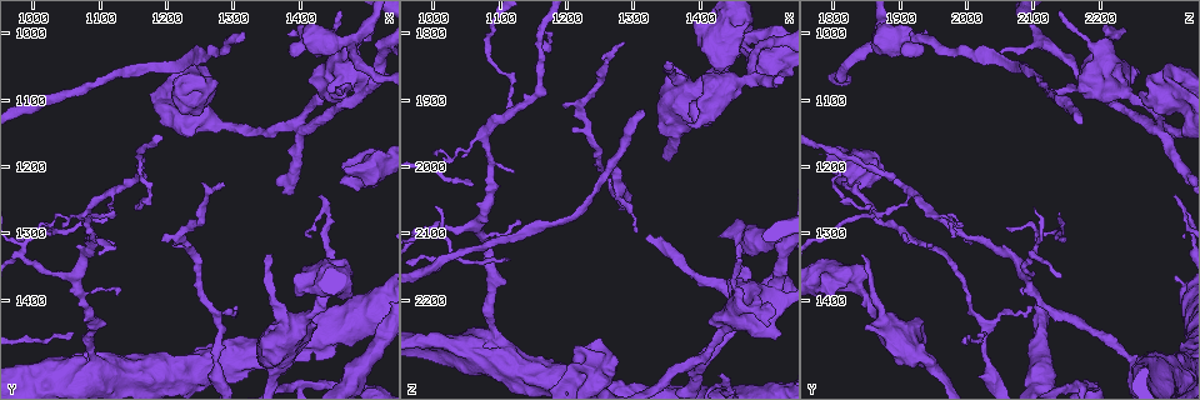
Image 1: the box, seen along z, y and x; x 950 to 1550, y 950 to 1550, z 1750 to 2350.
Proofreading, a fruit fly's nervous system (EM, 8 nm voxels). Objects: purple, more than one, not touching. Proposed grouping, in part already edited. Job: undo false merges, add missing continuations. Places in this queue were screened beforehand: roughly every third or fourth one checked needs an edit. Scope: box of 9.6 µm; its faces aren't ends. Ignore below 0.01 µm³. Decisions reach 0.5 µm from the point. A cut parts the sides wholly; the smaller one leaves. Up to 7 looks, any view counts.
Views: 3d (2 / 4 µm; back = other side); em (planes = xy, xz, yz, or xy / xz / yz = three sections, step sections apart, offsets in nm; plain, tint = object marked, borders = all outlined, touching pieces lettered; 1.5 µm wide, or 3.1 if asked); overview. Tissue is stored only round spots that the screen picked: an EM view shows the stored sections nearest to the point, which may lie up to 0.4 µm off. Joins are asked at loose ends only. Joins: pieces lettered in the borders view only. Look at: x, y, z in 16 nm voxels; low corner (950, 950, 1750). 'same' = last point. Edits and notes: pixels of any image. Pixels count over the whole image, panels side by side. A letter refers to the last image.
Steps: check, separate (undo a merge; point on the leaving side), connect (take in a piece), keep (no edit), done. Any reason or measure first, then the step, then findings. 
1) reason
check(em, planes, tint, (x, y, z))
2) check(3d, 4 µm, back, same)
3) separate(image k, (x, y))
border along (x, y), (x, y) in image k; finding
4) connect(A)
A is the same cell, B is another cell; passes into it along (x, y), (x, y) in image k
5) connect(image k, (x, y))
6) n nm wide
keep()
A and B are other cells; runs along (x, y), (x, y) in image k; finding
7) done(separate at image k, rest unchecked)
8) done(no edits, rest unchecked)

an open end
check(3d, 2 µm, (1465, 1225, 1825))

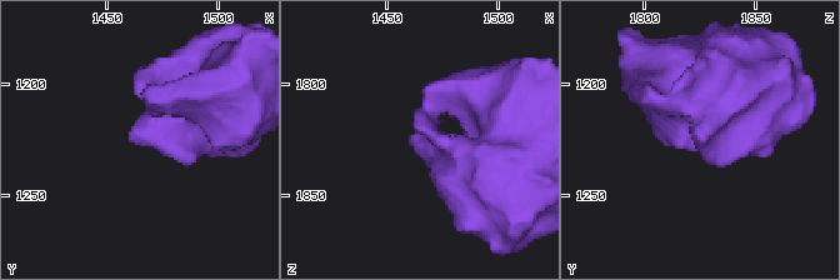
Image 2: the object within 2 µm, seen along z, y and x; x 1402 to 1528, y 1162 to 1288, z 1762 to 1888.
need the tissue
check(em, planes, plain, (1461, 1223, 1823))

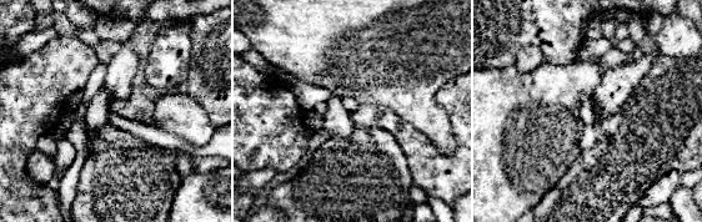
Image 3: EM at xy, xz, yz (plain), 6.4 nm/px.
what lies round it
check(em, planes, borders, same)

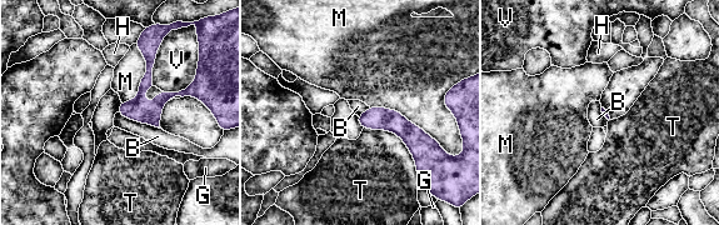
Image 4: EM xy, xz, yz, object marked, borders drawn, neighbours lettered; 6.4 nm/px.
keep()
B, G, H, M, T and V are other cells; border along (118, 111), (160, 129) in image 4; no lettered piece goes on from it

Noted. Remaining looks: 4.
an open end
check(3d, 4 µm, (1310, 1000, 1915))

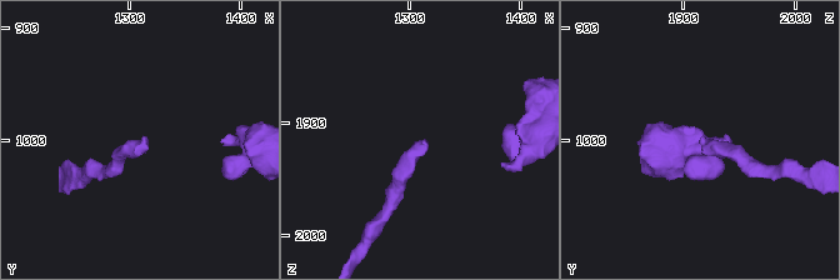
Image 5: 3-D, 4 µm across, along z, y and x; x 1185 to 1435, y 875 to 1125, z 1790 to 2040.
now the EM
check(em, planes, plain, (1314, 1000, 1918))

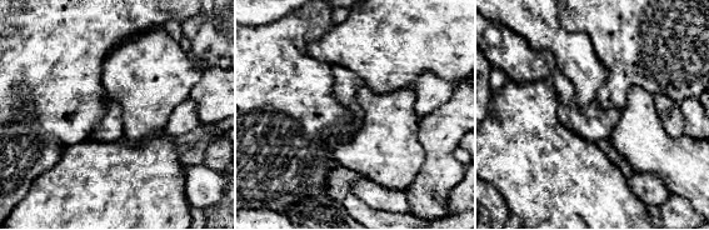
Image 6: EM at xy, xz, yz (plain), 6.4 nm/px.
check(em, planes, borders, same)

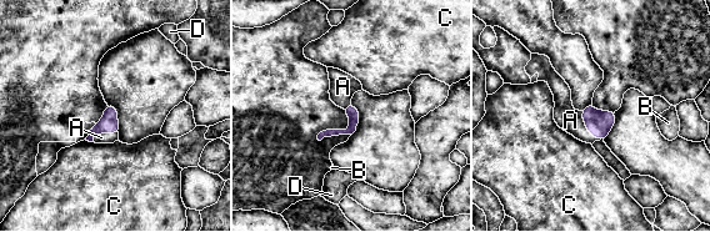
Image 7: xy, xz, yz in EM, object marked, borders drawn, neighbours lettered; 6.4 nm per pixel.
A touches over 220 nm
connect(A)
A is the same cell, B, C and D are other cells; the neuron continues

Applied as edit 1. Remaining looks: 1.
done(connect at image 7, rest unchecked)

